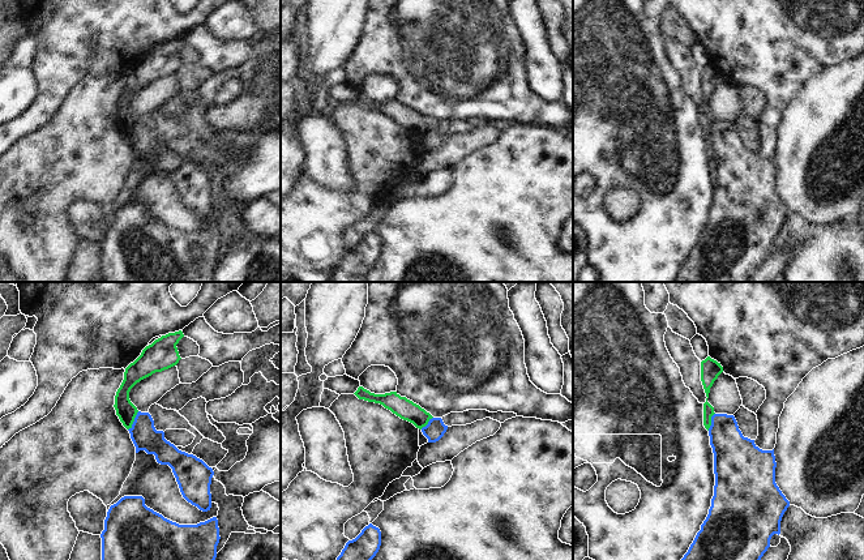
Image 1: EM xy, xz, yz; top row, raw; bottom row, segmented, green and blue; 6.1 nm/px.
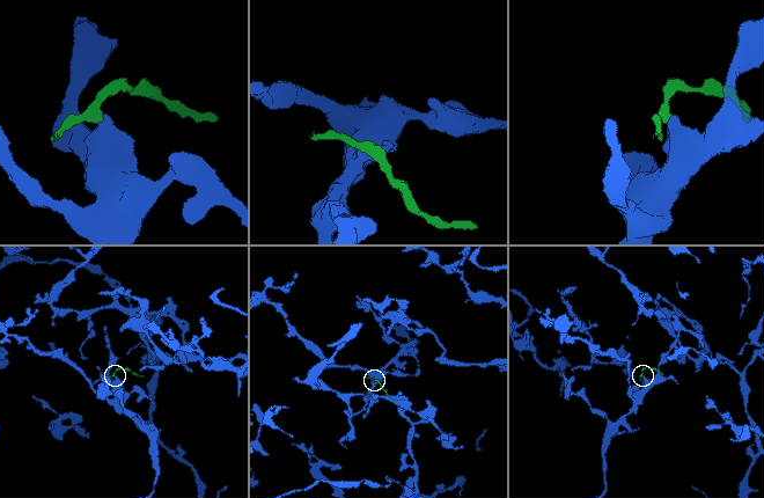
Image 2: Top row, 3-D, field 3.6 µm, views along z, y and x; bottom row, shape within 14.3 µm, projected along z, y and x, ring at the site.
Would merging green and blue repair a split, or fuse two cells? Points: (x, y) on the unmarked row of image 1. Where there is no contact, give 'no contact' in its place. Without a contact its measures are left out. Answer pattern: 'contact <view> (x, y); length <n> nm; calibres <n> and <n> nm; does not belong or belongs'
contact xy (133, 128); length 140 nm; calibres 120 and 160 nm; does not belong

